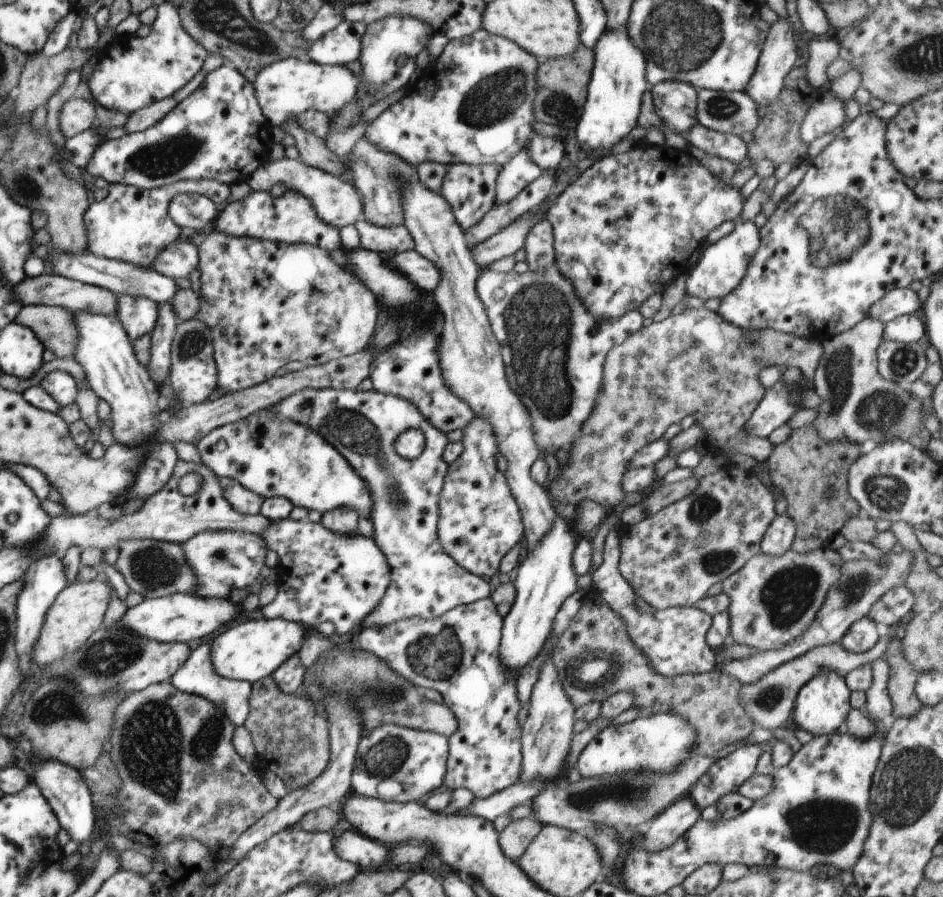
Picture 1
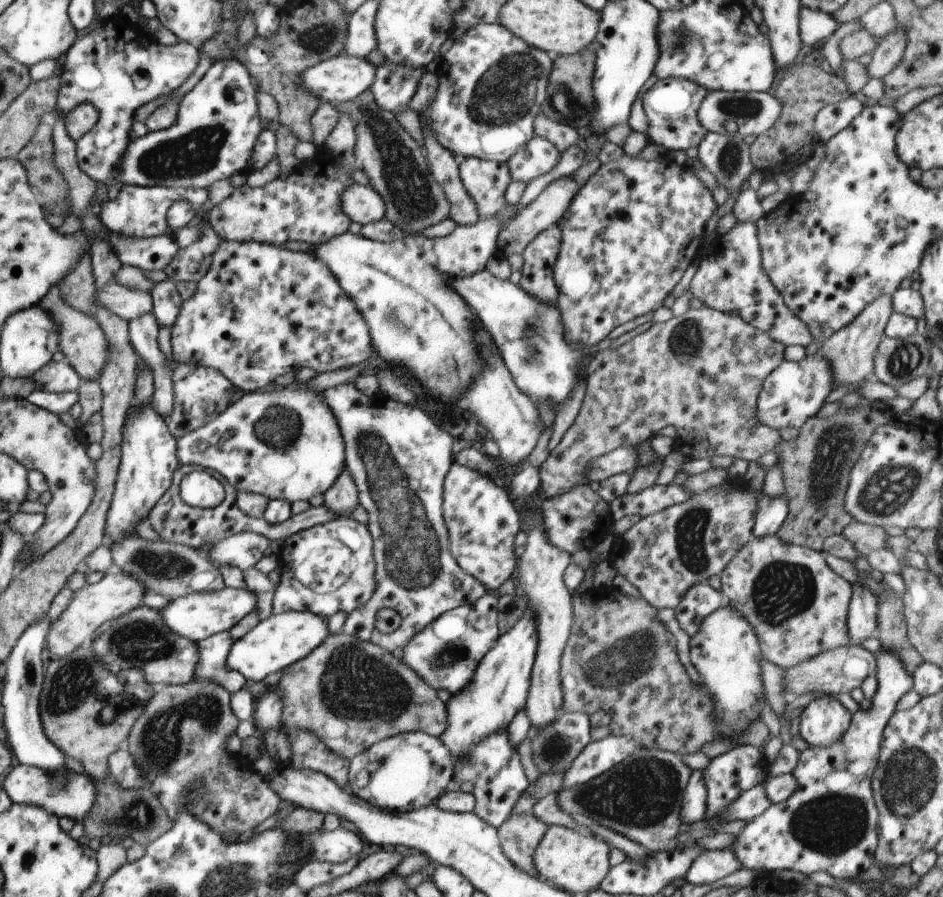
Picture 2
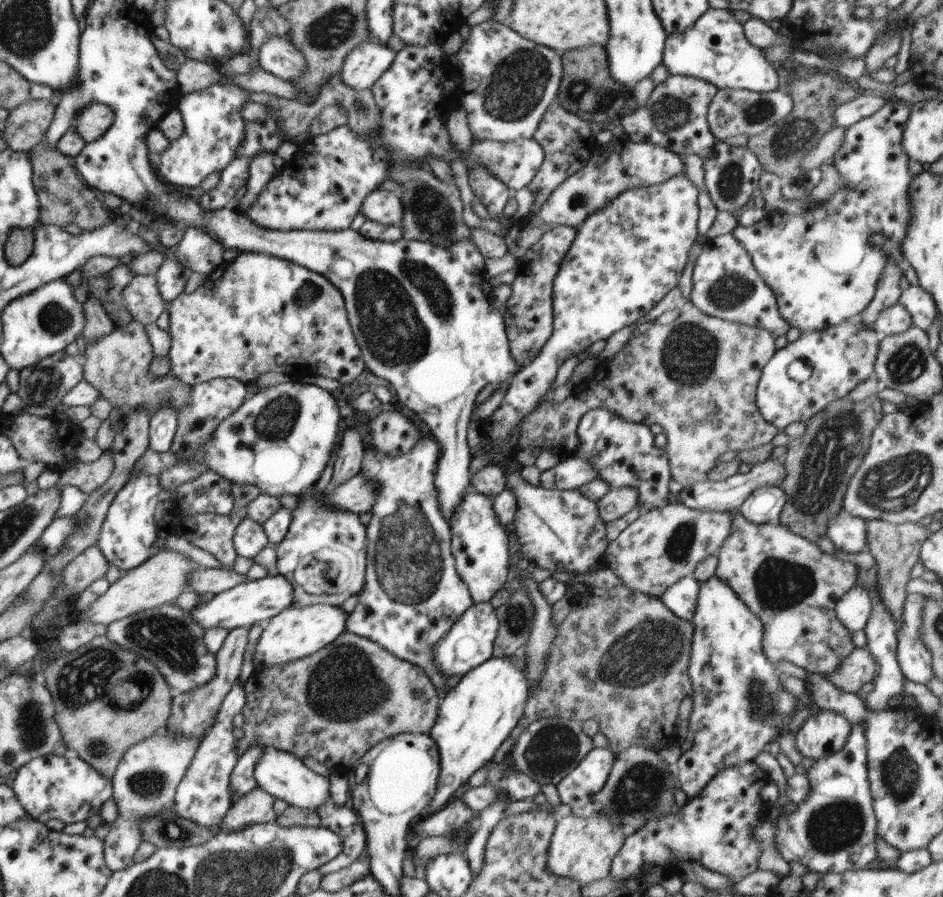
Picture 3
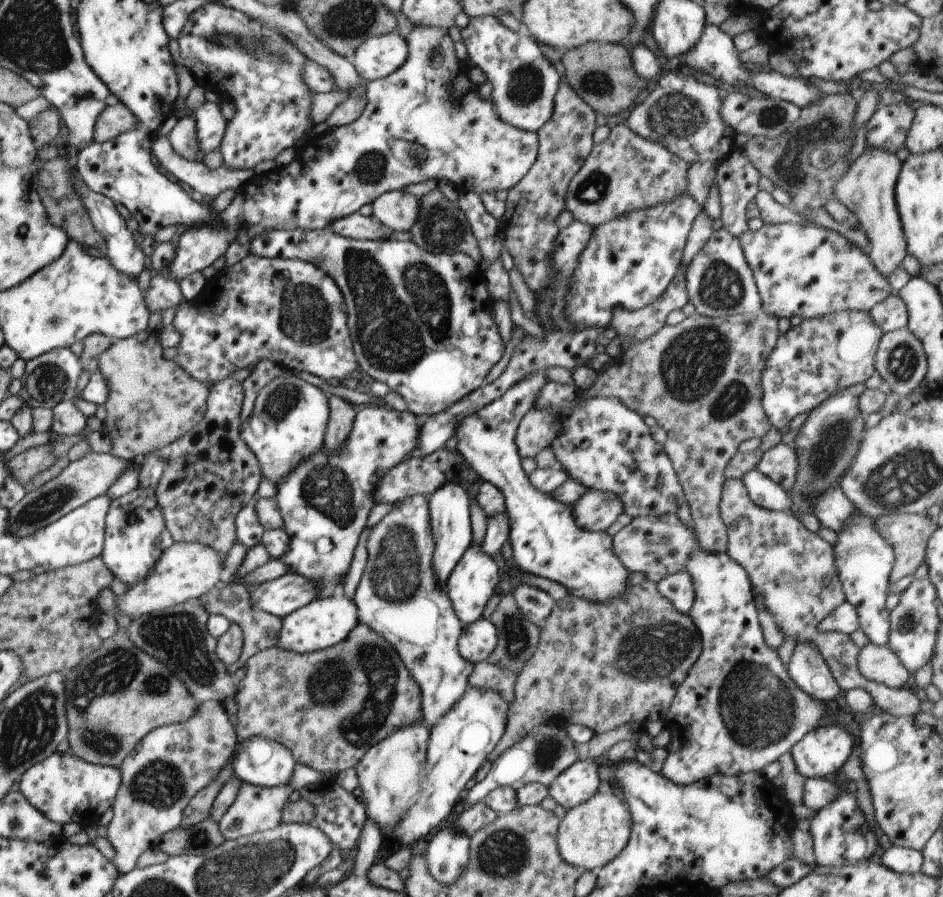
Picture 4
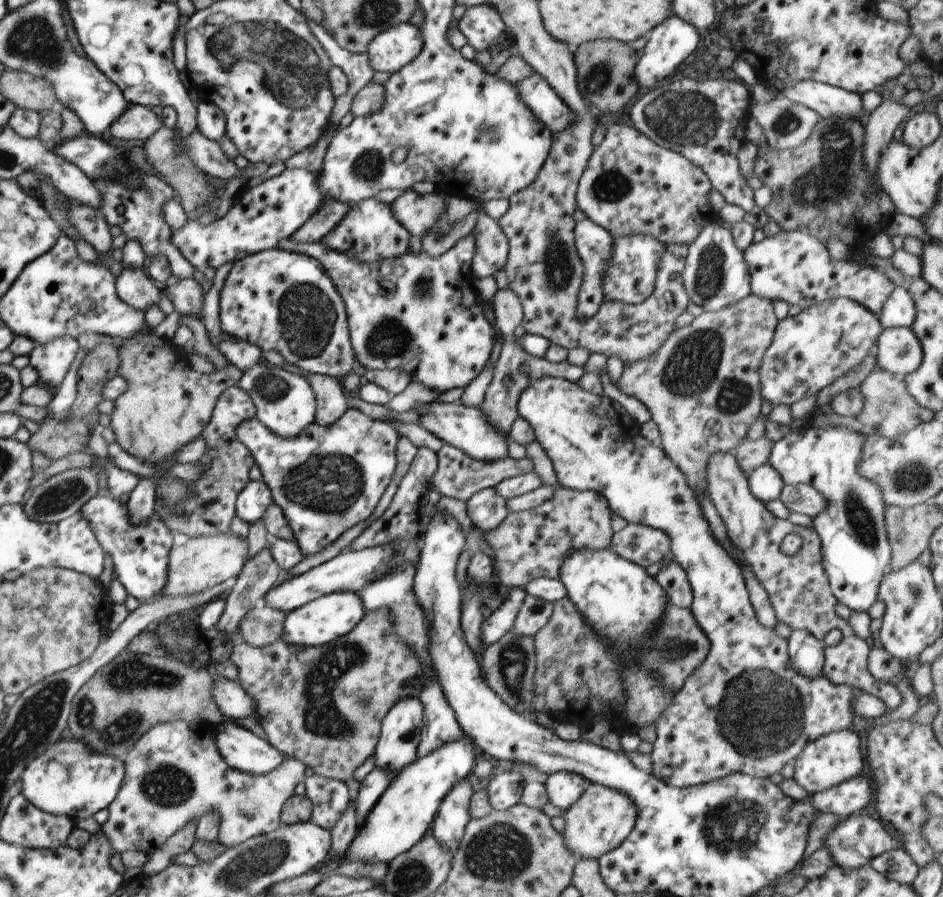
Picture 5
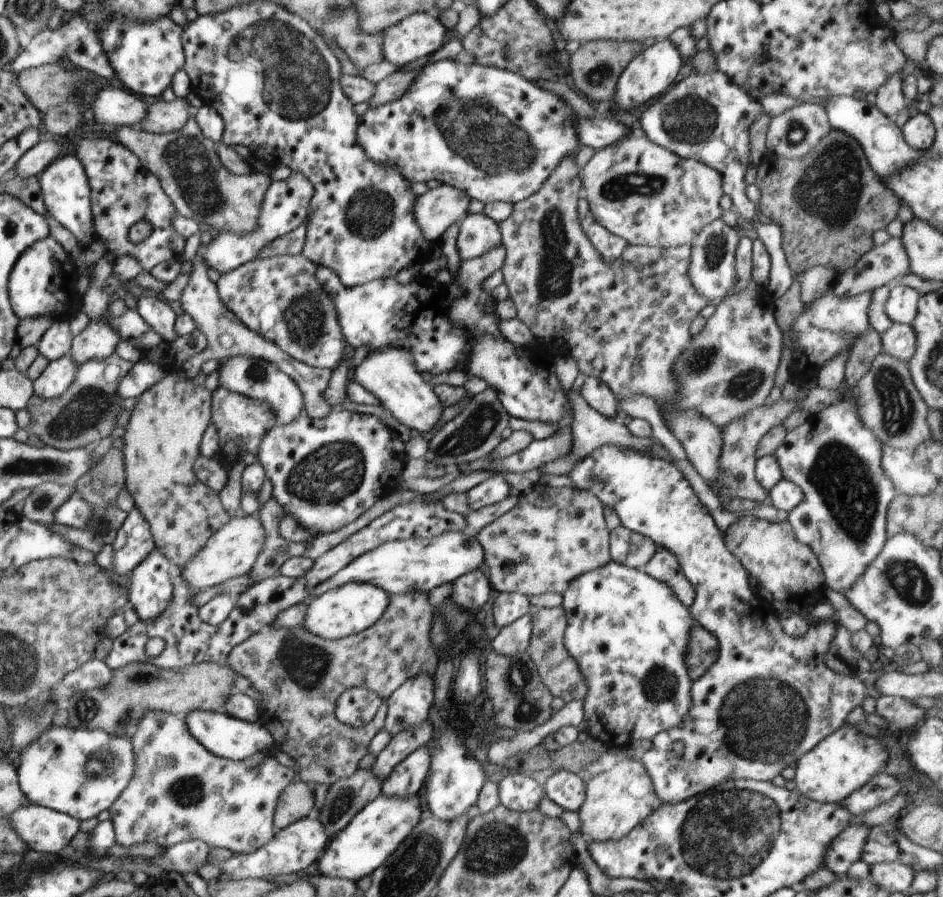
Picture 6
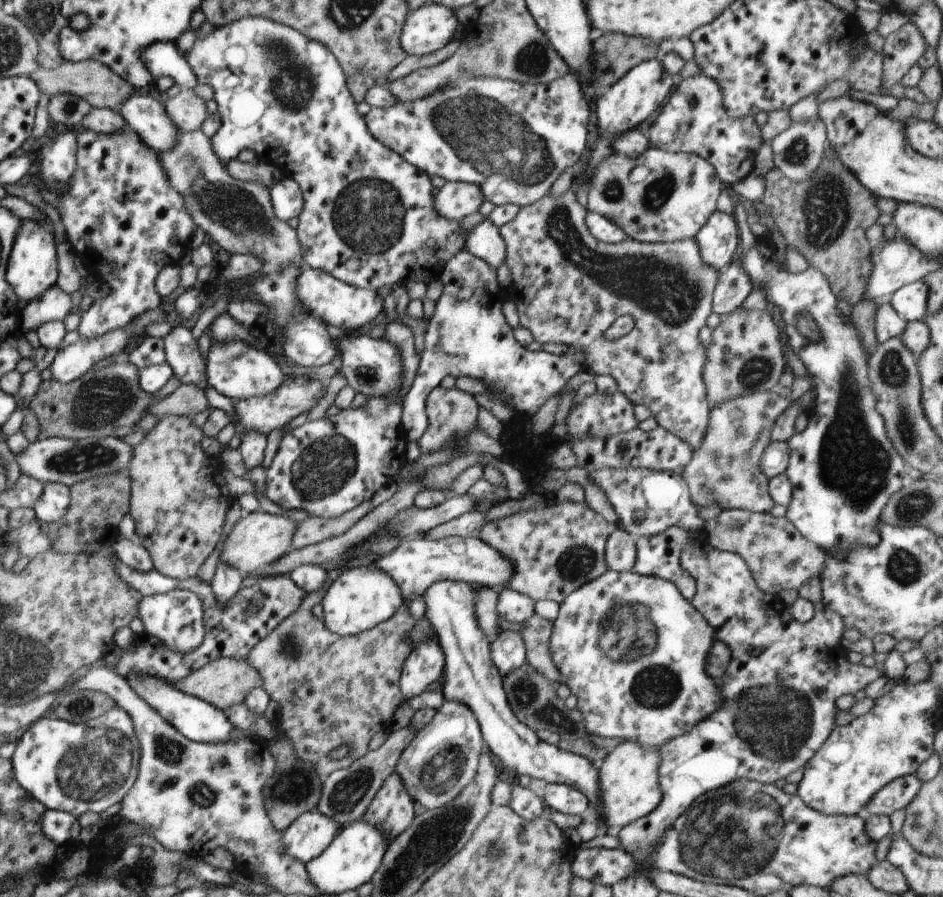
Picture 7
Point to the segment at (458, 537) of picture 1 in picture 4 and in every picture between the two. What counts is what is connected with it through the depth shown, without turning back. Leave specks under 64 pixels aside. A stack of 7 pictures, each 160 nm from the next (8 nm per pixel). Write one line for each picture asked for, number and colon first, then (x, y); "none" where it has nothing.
2: (482, 520)
3: (479, 543)
4: (473, 581)

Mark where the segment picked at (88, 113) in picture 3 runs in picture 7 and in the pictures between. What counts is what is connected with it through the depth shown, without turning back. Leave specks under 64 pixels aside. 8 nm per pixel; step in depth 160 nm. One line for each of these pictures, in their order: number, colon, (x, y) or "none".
4: (115, 119)
5: (138, 122)
6: (164, 117)
7: (187, 110)

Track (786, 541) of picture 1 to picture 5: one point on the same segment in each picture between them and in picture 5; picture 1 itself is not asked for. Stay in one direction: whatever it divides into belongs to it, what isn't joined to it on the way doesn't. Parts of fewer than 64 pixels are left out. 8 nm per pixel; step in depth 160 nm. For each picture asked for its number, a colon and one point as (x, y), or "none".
2: (771, 514)
3: (765, 505)
4: (767, 494)
5: (766, 483)

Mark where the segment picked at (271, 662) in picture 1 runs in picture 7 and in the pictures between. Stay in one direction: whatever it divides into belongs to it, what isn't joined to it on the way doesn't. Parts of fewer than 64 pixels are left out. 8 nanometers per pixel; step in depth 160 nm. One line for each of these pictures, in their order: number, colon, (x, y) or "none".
2: (274, 644)
3: (297, 632)
4: (326, 621)
5: (325, 619)
6: (349, 609)
7: (360, 598)

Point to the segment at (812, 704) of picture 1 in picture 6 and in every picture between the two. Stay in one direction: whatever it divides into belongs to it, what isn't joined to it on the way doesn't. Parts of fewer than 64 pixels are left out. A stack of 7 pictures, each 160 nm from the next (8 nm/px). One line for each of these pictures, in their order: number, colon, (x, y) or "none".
2: (824, 720)
3: (821, 735)
4: (822, 752)
5: (828, 761)
6: (842, 763)

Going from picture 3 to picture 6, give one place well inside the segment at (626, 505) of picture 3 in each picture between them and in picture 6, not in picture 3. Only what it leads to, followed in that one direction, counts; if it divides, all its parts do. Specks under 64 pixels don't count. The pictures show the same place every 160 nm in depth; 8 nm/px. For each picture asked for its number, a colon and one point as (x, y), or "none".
4: (594, 511)
5: (529, 544)
6: (552, 536)

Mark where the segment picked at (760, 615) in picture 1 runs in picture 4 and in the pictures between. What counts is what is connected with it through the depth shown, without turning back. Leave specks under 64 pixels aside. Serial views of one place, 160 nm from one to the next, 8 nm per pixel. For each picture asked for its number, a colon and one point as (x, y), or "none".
2: (797, 604)
3: (792, 585)
4: (793, 570)

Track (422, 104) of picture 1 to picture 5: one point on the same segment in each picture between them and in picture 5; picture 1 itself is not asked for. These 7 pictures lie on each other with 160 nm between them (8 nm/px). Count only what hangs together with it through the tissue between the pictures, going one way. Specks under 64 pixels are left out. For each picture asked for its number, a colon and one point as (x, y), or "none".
2: (492, 85)
3: (510, 81)
4: (524, 82)
5: (482, 25)

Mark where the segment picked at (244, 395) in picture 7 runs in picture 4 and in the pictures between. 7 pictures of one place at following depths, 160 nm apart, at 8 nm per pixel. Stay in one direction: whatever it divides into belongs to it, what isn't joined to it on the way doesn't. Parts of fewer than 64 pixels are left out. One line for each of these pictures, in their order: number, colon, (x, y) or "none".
4: (288, 423)
5: (285, 402)
6: (257, 379)

